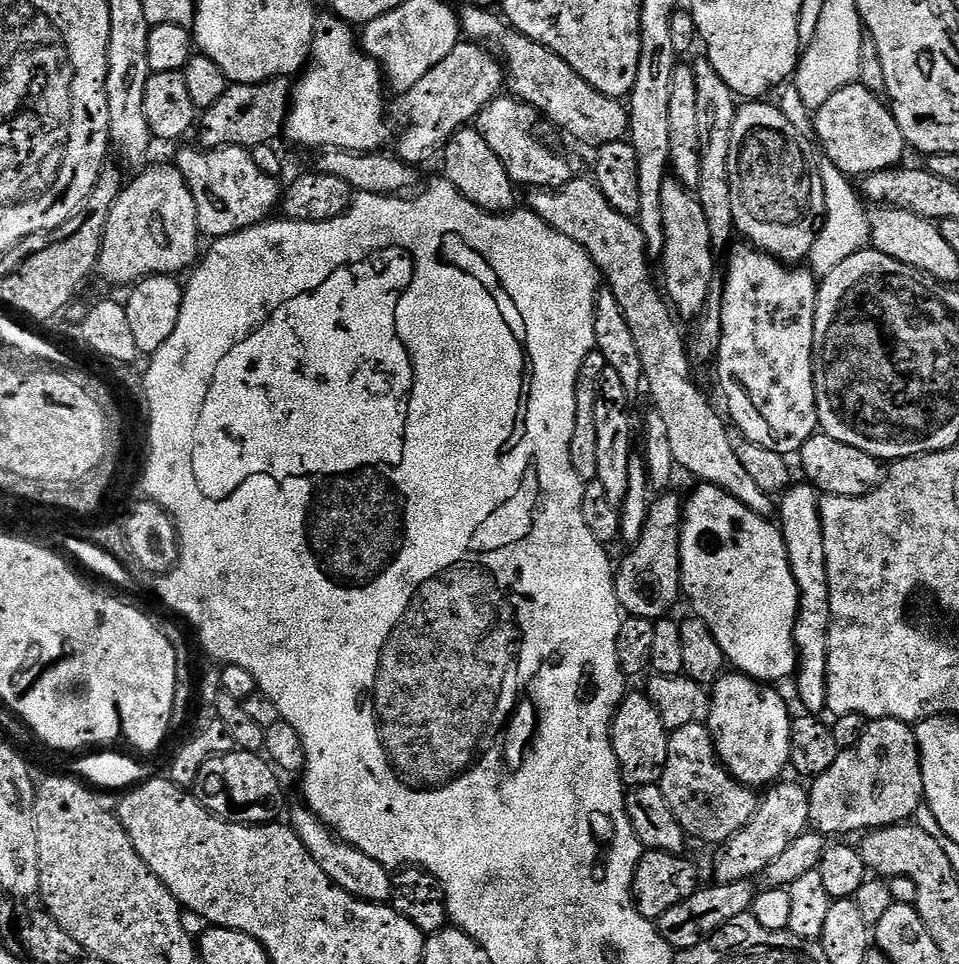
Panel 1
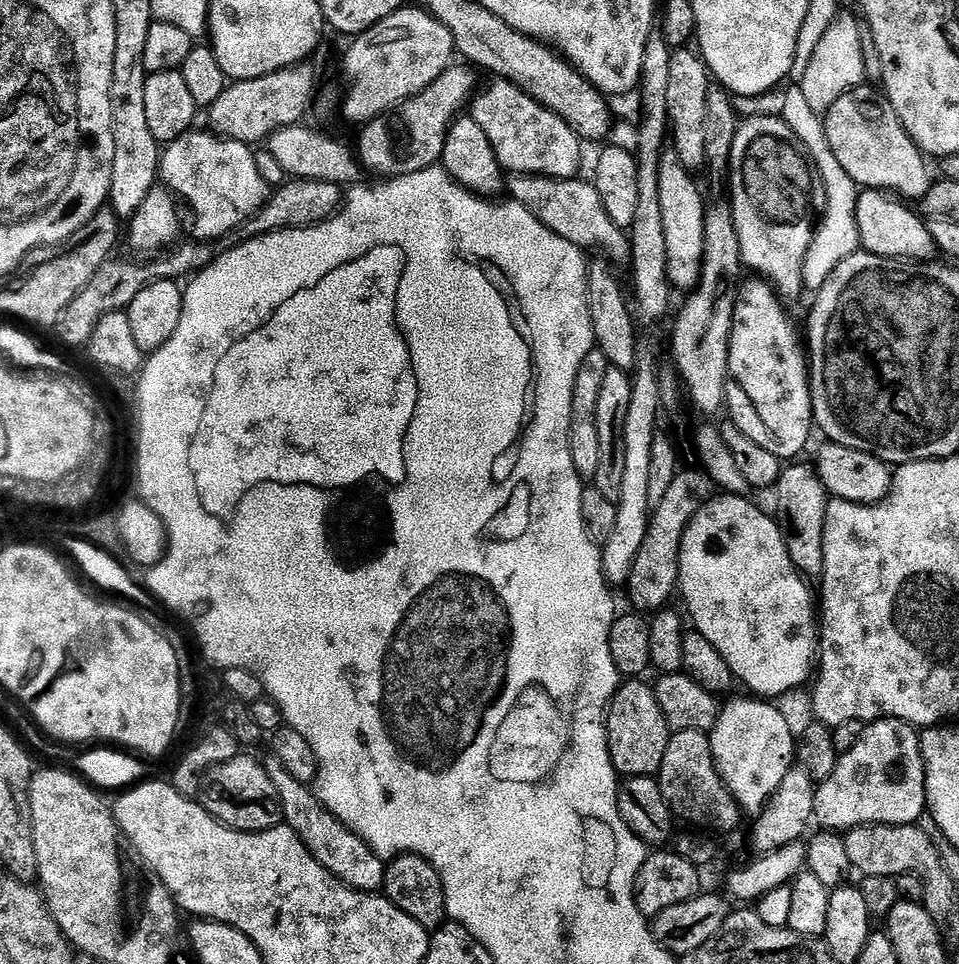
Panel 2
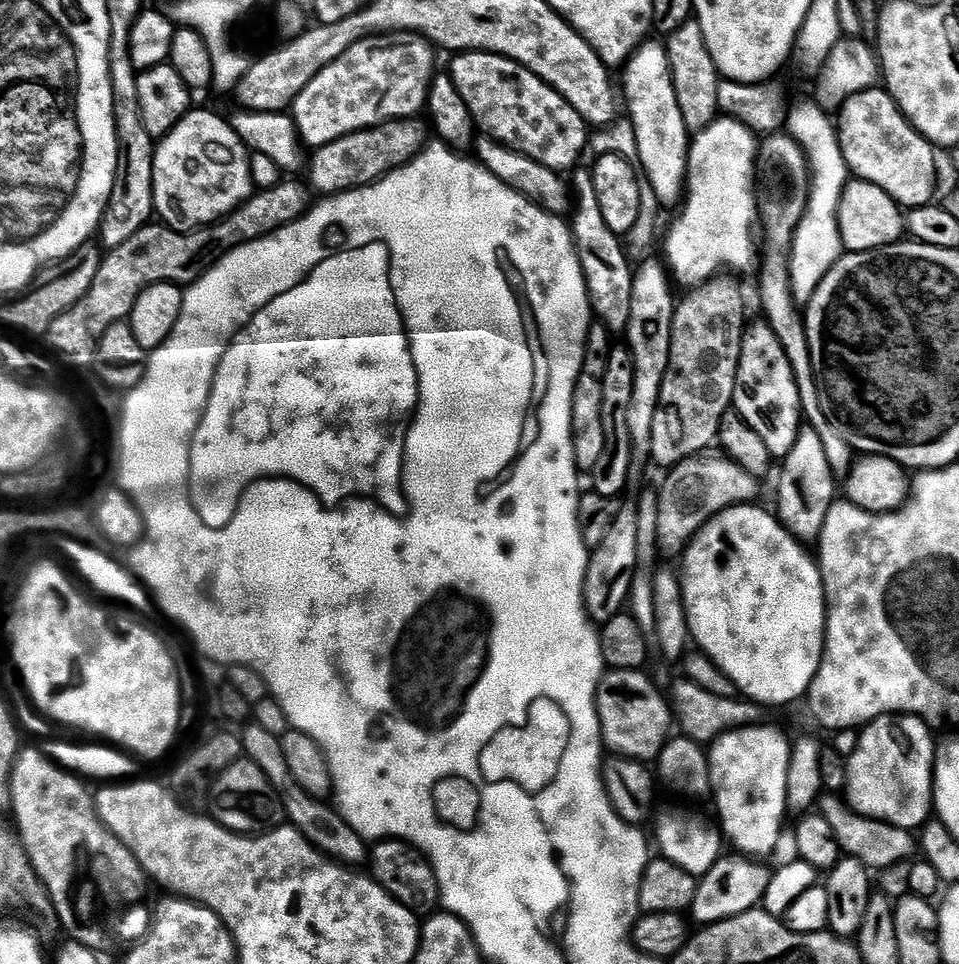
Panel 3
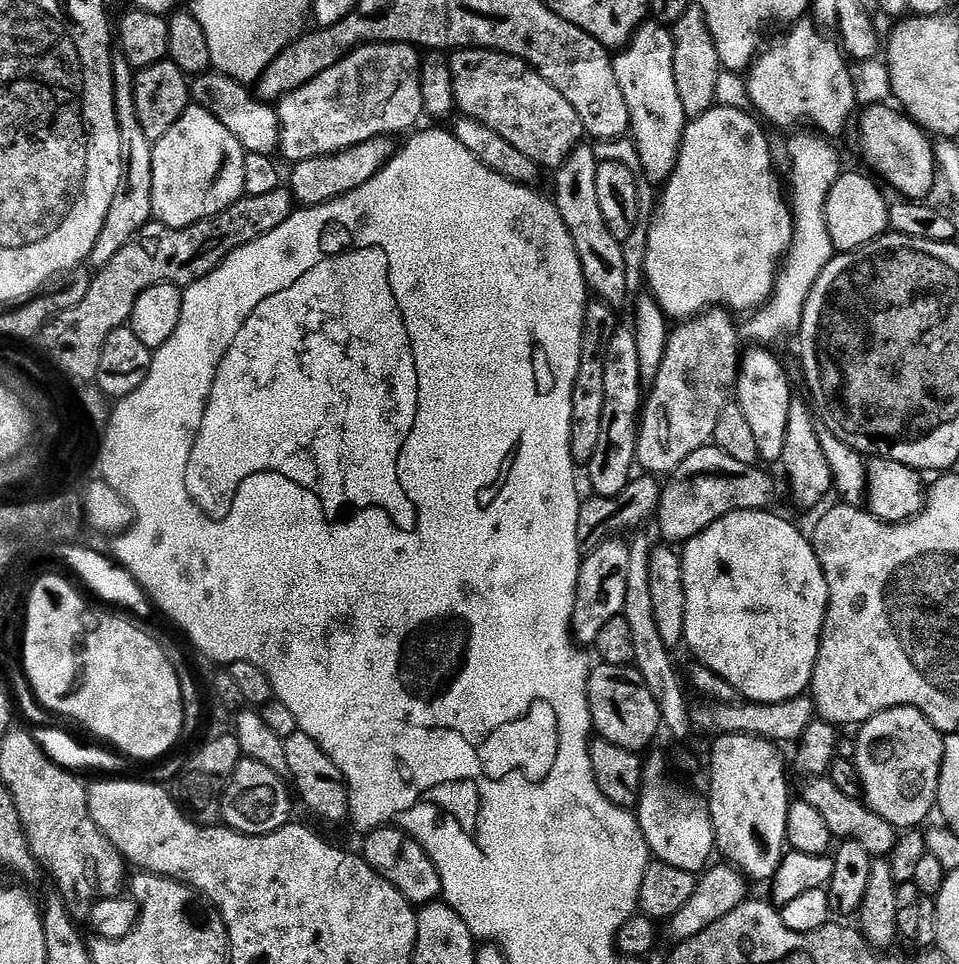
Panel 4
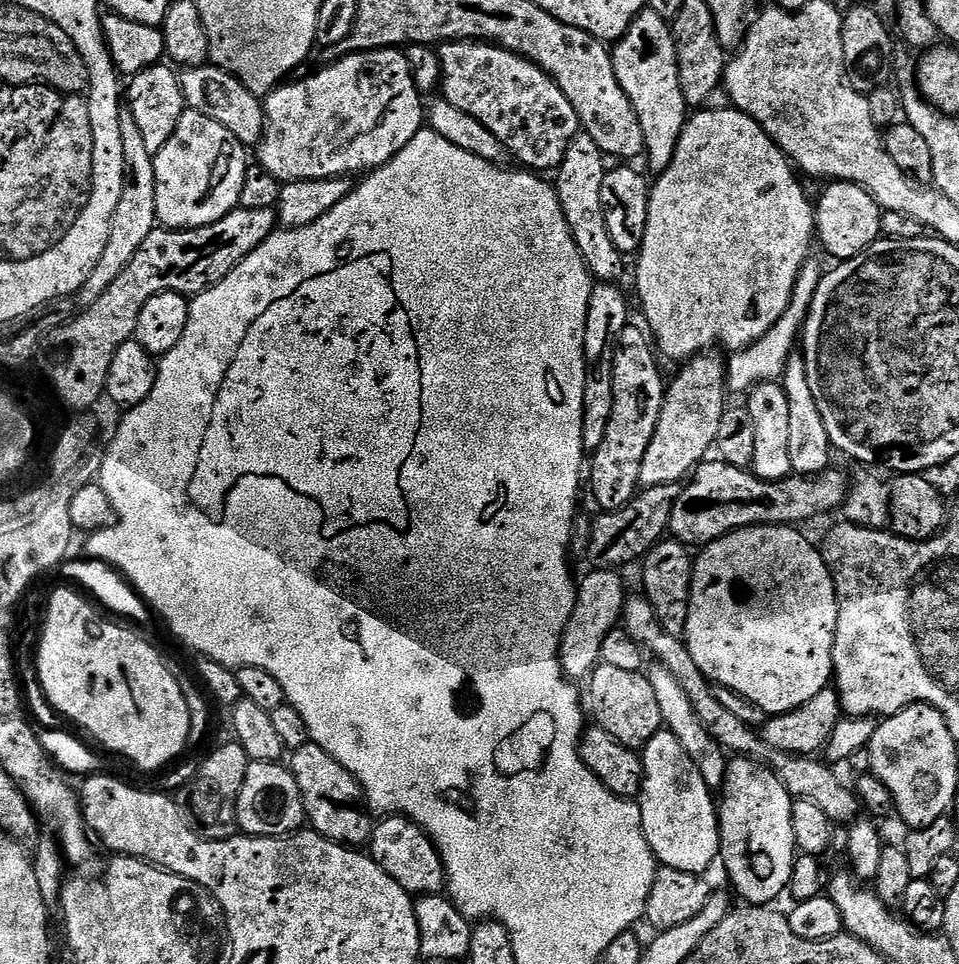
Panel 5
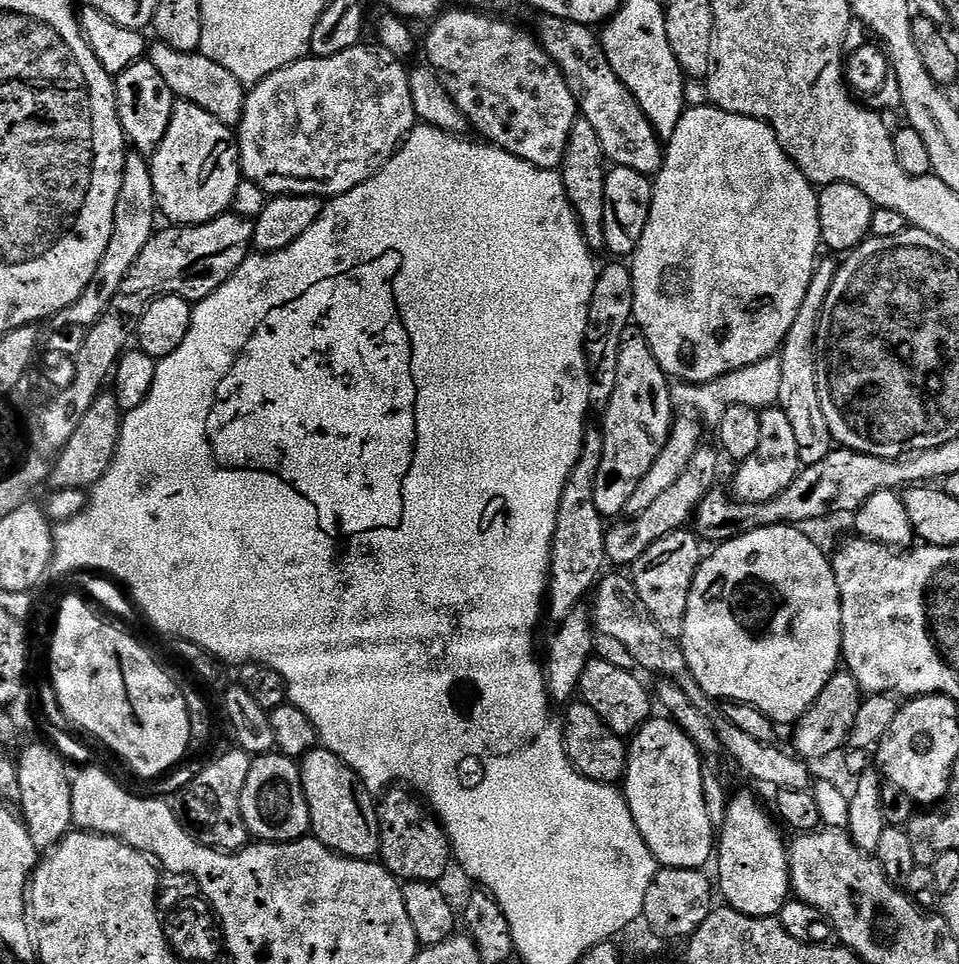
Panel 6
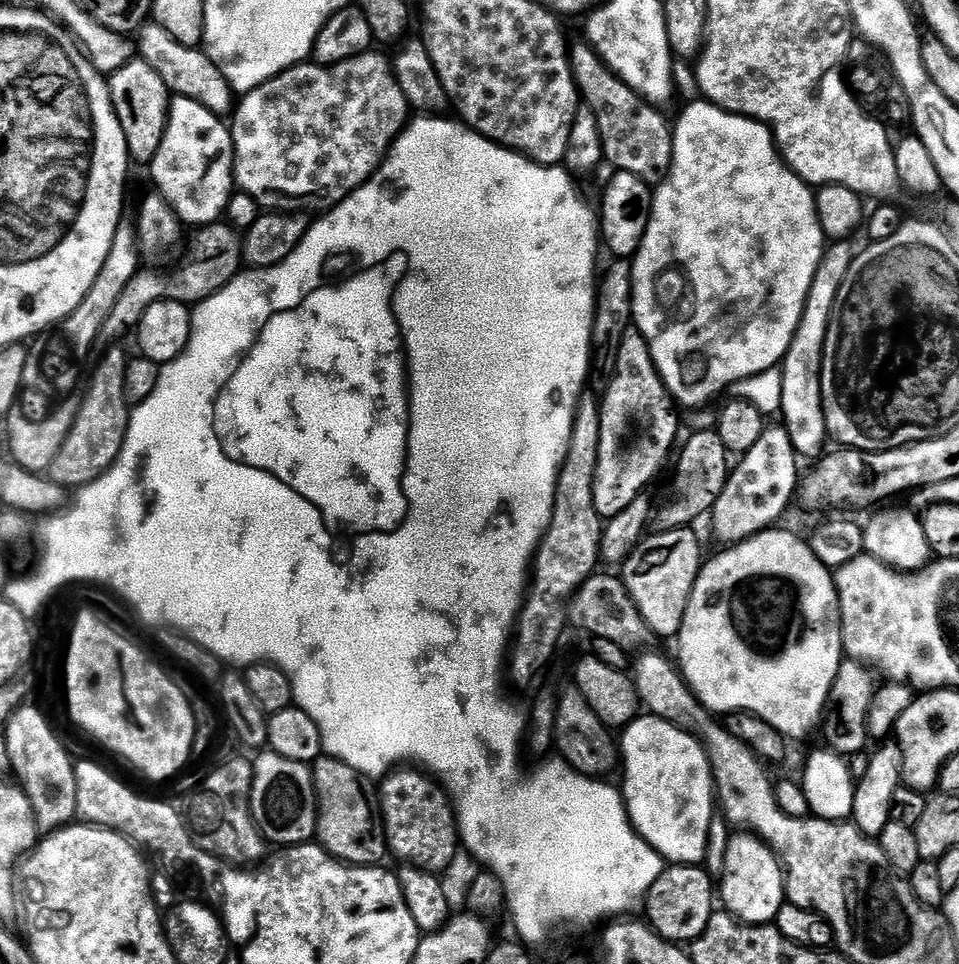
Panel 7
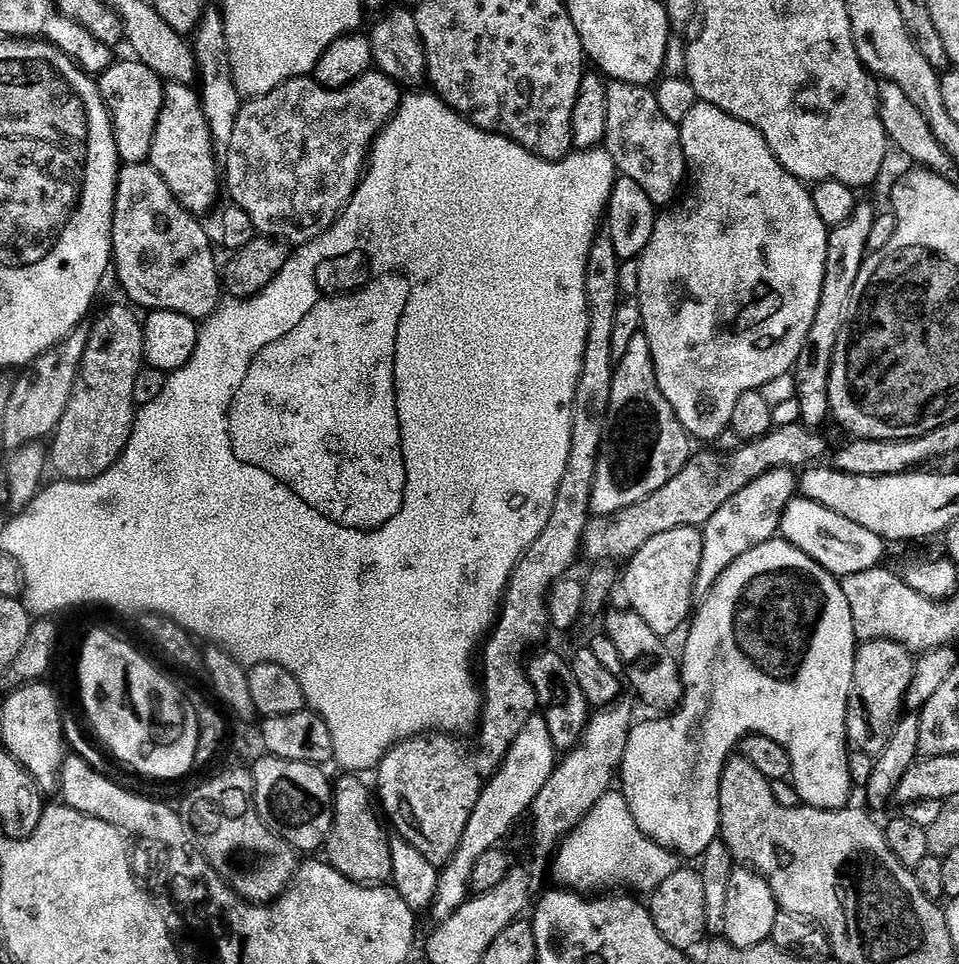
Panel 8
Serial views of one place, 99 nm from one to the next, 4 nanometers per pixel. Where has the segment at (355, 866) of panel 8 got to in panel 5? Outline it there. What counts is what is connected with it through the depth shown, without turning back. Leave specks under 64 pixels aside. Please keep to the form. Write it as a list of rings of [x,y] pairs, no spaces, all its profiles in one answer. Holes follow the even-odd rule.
[[[311,742],[291,749],[290,771],[294,782],[298,782],[298,794],[302,794],[302,806],[311,831],[317,832],[335,844],[345,846],[364,846],[369,843],[370,833],[374,827],[373,821],[364,817],[366,801],[356,777],[342,766],[322,746]]]

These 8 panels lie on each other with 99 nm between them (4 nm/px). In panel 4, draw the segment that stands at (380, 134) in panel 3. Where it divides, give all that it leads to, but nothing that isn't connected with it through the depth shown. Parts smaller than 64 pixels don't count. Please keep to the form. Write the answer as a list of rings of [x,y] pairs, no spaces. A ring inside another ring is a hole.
[[[379,136],[370,142],[336,152],[332,156],[319,156],[293,163],[292,184],[290,183],[293,201],[297,205],[313,208],[358,190],[366,182],[370,182],[370,178],[374,178],[374,174],[381,172],[392,161],[392,157],[397,155],[396,143],[391,136]]]

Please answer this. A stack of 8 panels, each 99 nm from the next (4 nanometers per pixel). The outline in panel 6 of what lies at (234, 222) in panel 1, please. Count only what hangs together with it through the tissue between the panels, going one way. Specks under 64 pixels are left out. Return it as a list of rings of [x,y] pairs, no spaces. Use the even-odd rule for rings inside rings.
[[[183,102],[177,103],[170,122],[170,130],[166,138],[162,138],[162,146],[158,146],[158,150],[152,153],[150,163],[159,211],[163,215],[165,212],[172,219],[169,221],[176,226],[204,224],[215,216],[225,215],[232,207],[234,190],[238,190],[242,179],[237,133],[222,122],[218,122],[218,118],[206,114],[206,110]]]

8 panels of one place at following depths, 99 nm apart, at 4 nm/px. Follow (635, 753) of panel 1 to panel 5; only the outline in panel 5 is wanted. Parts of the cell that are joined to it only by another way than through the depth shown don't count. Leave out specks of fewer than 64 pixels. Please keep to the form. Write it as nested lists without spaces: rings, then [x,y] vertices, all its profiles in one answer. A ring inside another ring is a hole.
[[[600,664],[595,668],[586,681],[586,708],[594,719],[595,727],[606,730],[622,746],[643,749],[654,734],[661,731],[662,714],[658,710],[658,701],[654,690],[650,687],[644,672],[617,670],[615,666]],[[592,711],[592,712],[591,712]]]

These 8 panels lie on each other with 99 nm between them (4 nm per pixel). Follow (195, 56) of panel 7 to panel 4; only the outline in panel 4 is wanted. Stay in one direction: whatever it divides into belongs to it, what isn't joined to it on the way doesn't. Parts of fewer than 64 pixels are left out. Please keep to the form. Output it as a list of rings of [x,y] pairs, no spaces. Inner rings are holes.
[[[209,70],[191,81],[190,100],[195,107],[214,114],[214,118],[218,118],[218,122],[222,122],[234,138],[238,138],[245,153],[277,155],[280,147],[280,113],[271,103],[253,95],[245,85],[223,76],[221,72]]]

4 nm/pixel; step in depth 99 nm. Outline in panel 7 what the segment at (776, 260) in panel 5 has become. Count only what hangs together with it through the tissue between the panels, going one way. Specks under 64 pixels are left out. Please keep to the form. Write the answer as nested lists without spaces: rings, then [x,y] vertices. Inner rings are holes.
[[[703,98],[697,101],[697,104],[686,105],[680,121],[675,121],[672,134],[672,169],[653,191],[650,222],[646,226],[640,248],[636,255],[631,257],[634,327],[640,331],[642,338],[646,338],[650,354],[654,358],[654,366],[663,378],[664,385],[668,387],[672,399],[677,405],[684,407],[685,404],[688,410],[703,409],[715,396],[727,393],[733,384],[775,369],[783,361],[786,350],[790,350],[790,342],[794,342],[798,322],[802,322],[802,310],[810,294],[810,282],[814,282],[814,274],[822,262],[826,247],[826,237],[818,222],[813,189],[785,164],[780,149],[776,147],[772,129],[767,124],[761,124],[759,120],[751,120],[749,116],[739,116],[722,110]]]

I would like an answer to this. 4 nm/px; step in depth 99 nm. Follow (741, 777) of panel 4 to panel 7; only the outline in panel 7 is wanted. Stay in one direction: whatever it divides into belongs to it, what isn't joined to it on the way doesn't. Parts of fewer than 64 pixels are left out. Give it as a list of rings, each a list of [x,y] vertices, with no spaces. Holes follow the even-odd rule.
[[[732,834],[728,838],[724,875],[719,877],[718,892],[723,909],[743,924],[773,923],[784,903],[784,870],[776,855],[755,834]]]

